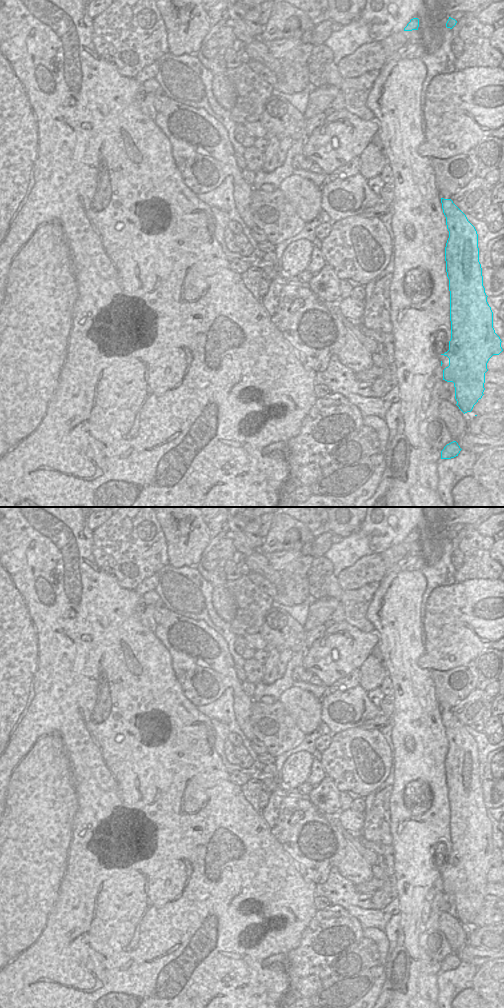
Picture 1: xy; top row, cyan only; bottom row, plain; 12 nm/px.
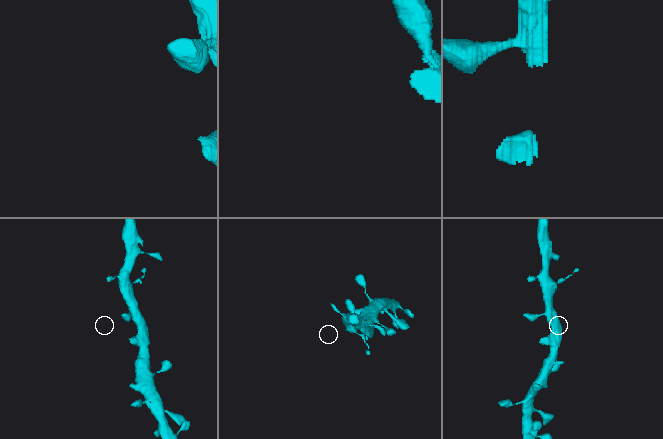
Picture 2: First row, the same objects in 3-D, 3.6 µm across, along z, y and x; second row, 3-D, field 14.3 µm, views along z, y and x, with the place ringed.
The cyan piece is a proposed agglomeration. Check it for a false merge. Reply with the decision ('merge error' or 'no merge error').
merge error

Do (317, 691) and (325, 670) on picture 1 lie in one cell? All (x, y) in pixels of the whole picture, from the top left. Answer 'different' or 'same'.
different

